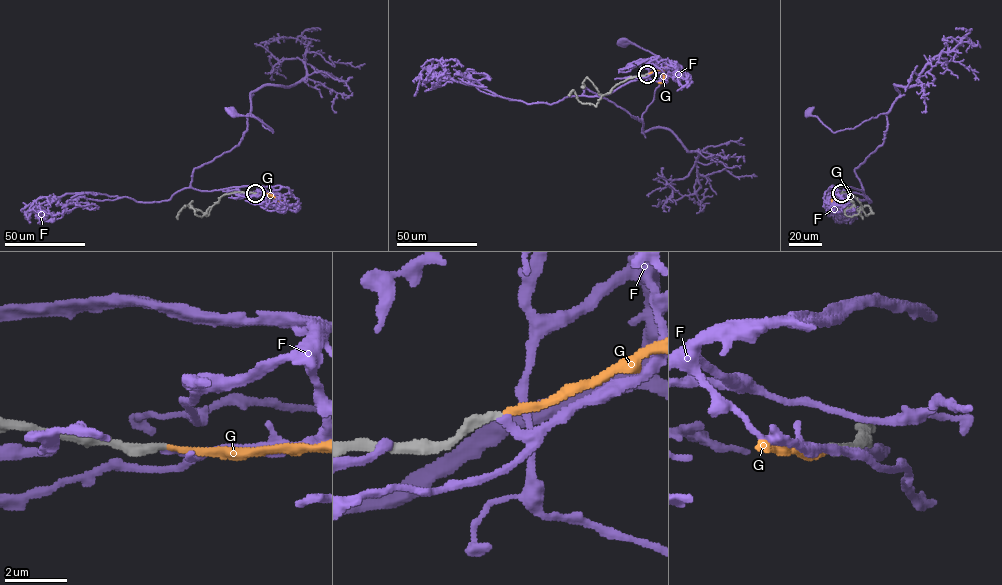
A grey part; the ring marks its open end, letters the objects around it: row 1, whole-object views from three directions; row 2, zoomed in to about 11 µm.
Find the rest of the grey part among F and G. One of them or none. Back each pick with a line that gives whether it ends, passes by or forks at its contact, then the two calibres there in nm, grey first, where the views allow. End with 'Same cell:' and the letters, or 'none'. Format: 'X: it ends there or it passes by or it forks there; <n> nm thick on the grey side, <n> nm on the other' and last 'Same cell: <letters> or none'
G: it ends there; 300 nm thick on the grey side, 220 nm on the other
Same cell: G

